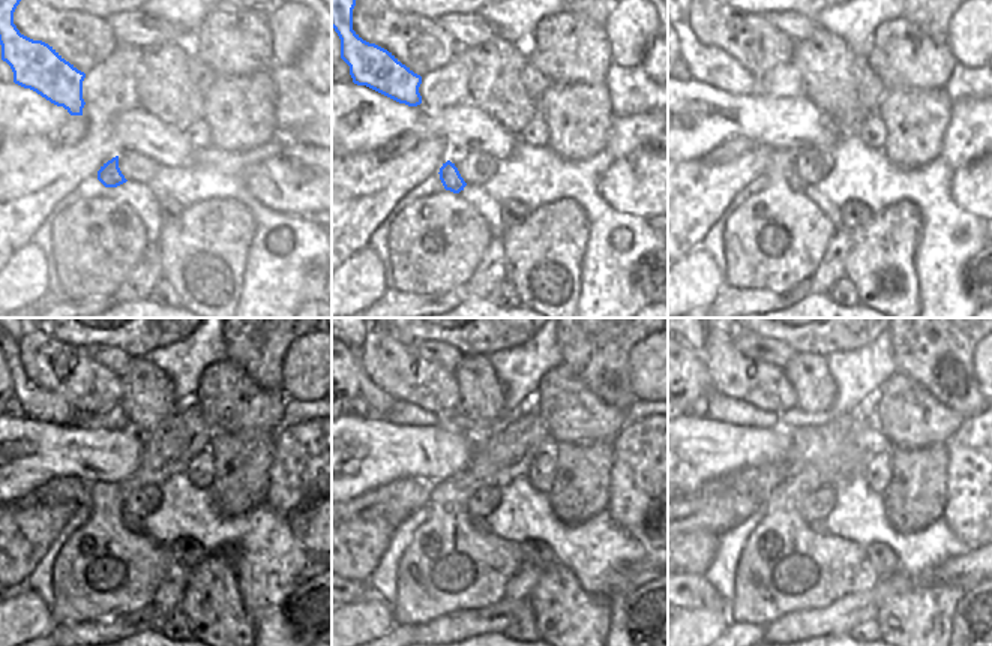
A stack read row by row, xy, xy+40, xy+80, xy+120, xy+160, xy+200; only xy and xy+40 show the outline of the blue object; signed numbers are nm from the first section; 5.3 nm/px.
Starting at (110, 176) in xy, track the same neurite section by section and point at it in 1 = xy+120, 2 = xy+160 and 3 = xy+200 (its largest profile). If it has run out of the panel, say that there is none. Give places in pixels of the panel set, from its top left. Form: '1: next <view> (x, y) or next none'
1: next xy+120 (134, 523)
2: next xy+160 (480, 525)
3: next xy+200 (820, 526)

